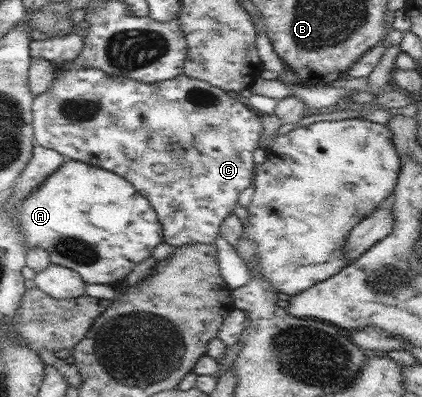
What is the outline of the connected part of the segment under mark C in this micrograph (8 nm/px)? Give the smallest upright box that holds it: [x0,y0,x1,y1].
[31,65,262,247]

